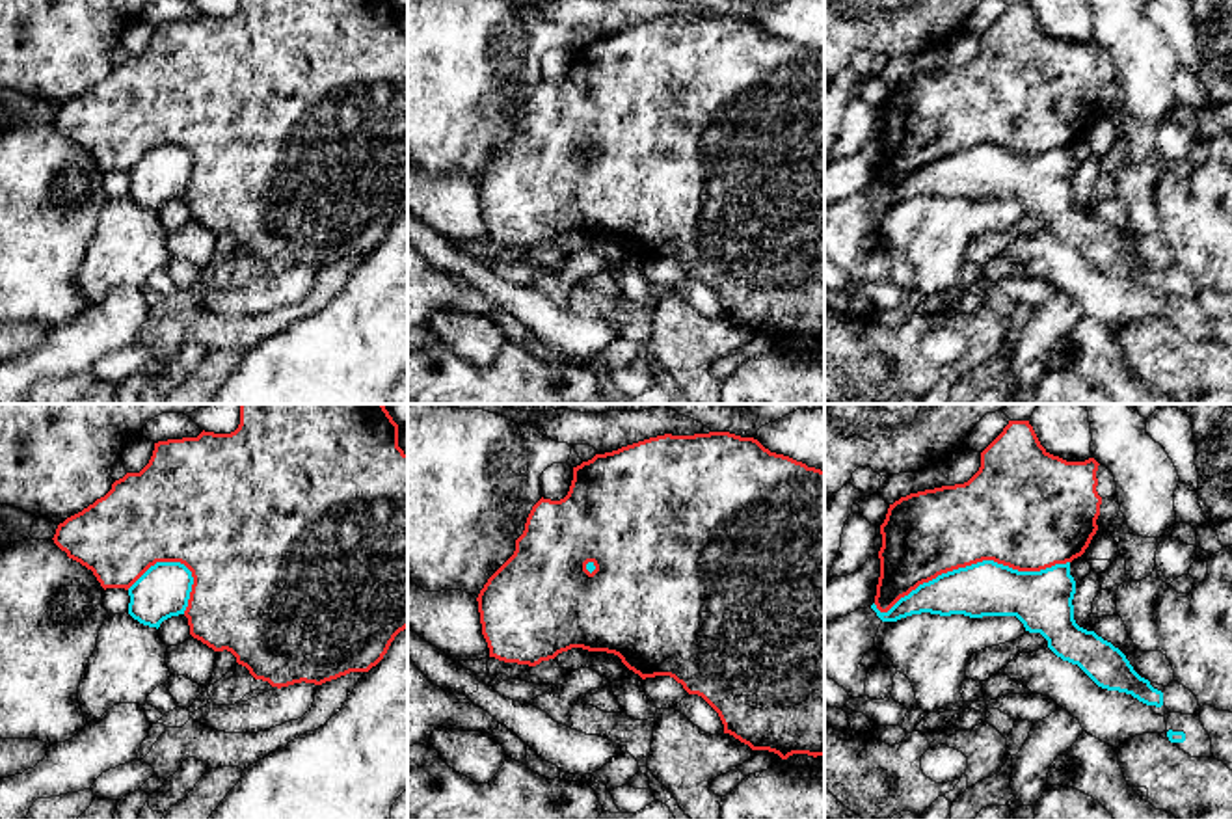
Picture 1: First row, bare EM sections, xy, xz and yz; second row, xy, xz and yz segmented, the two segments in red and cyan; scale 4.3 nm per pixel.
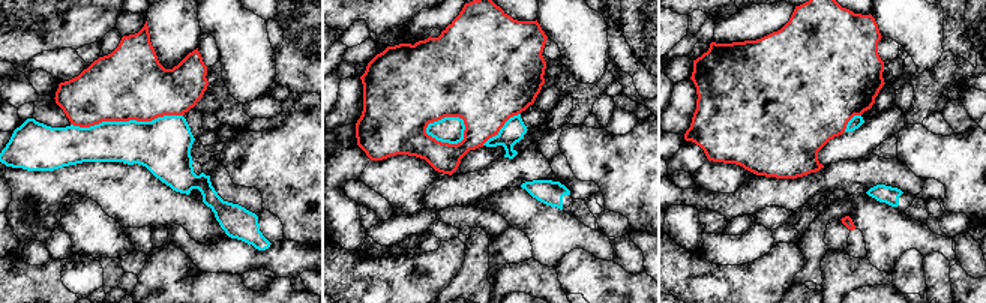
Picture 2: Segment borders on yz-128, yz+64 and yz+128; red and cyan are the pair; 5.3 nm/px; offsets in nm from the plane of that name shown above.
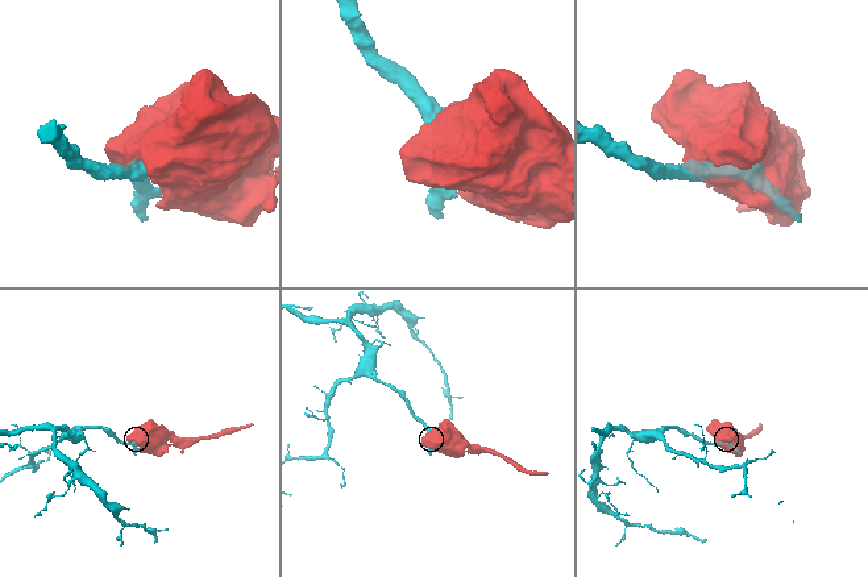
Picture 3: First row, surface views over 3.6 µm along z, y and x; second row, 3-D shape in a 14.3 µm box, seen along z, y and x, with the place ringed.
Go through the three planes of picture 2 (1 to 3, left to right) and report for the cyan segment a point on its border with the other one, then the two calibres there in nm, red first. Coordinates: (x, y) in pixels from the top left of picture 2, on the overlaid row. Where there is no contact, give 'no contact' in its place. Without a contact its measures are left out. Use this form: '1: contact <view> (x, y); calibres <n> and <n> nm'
1: contact yz-128 (126, 120); calibres 380 and 300 nm
2: contact yz+64 (443, 117); calibres 460 and 140 nm
3: contact yz+128 (850, 119); calibres 500 and 70 nm

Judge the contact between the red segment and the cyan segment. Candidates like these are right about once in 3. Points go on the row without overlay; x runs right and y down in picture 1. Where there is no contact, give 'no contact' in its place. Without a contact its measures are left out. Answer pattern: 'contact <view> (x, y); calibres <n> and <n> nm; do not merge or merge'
contact yz (970, 147); calibres 400 and 240 nm; do not merge

